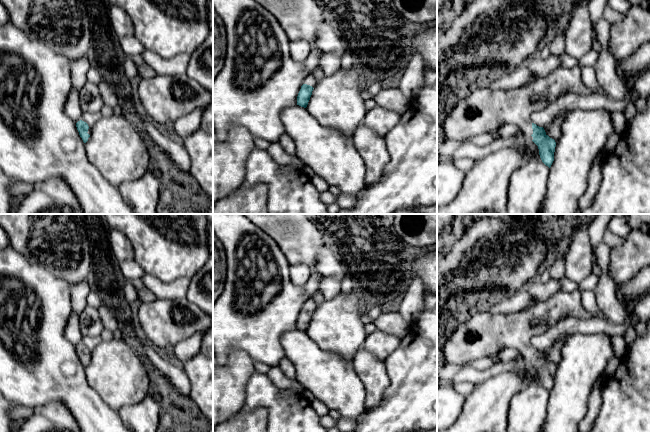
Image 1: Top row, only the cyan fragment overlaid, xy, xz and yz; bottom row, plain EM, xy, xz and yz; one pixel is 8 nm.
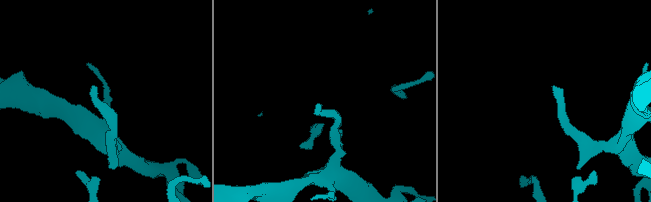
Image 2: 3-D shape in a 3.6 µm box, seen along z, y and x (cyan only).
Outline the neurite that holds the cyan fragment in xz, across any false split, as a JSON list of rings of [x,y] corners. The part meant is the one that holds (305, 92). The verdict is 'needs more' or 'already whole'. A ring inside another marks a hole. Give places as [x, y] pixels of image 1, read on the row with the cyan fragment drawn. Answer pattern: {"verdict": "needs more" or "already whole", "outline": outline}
{"verdict": "needs more", "outline": [[[310,72],[298,93],[297,105],[304,107],[304,108],[307,107],[310,97],[312,95],[312,91],[313,91],[314,87],[316,86],[316,83],[317,82],[316,82],[312,72]]]}

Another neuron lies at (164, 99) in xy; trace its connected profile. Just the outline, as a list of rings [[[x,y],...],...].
[[[156,75],[136,81],[135,95],[147,116],[159,127],[172,125],[180,117],[200,109],[202,112],[213,102],[213,95],[197,81],[182,76]]]

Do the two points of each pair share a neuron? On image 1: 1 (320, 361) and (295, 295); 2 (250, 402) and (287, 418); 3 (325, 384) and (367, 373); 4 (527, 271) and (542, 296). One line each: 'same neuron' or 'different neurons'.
1: different neurons
2: same neuron
3: different neurons
4: different neurons

